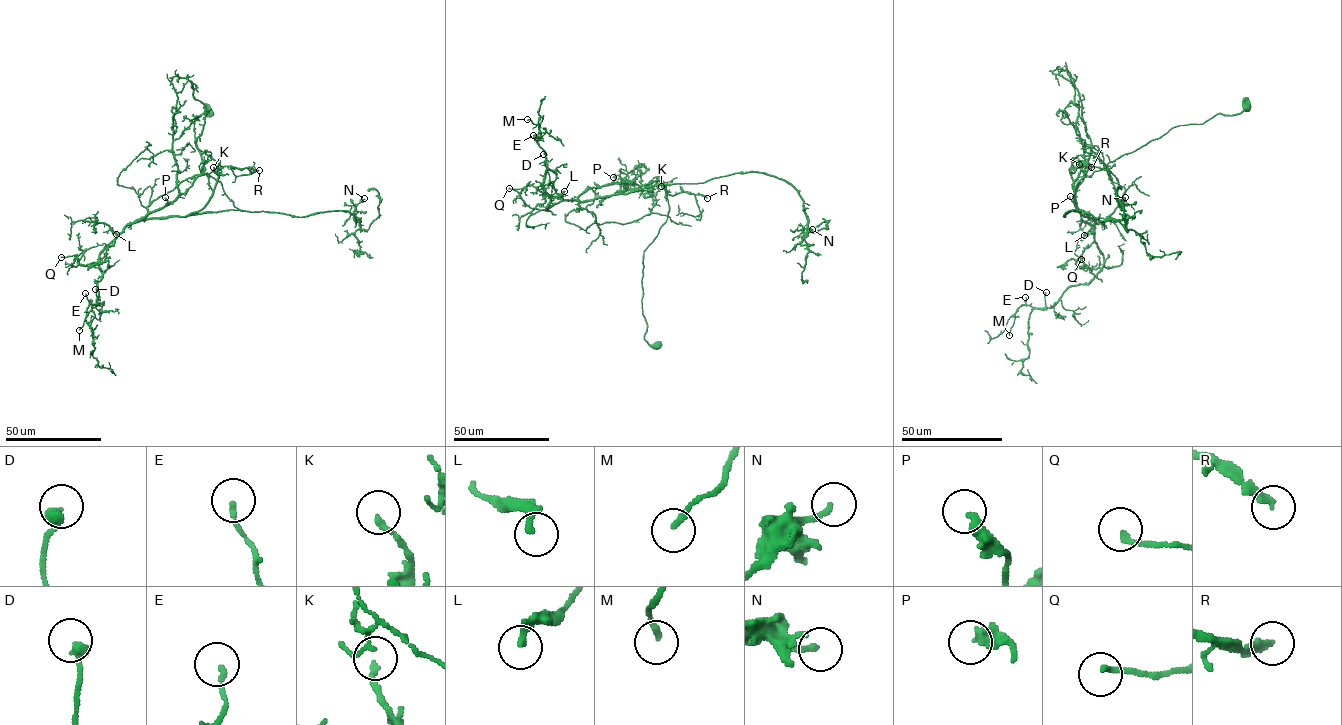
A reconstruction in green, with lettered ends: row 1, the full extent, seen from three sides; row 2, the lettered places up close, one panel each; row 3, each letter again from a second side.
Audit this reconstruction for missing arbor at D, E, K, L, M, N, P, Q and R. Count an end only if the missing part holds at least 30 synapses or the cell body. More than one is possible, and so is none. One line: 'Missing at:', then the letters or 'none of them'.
Missing at: R

